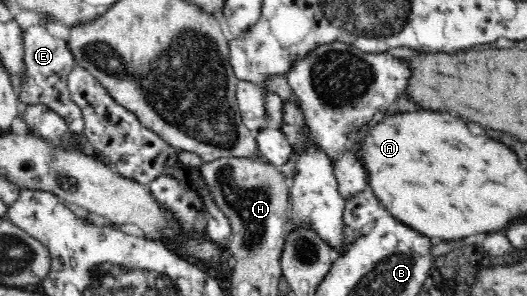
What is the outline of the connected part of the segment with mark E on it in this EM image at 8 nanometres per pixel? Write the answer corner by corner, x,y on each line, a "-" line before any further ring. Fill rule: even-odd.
33,24
21,31
21,40
23,40
23,73
19,75
21,81
17,92
21,105
43,104
65,120
71,133
82,133
84,131
82,109
71,99
67,85
68,75
76,65
71,50
67,48
67,42
51,35
40,24

